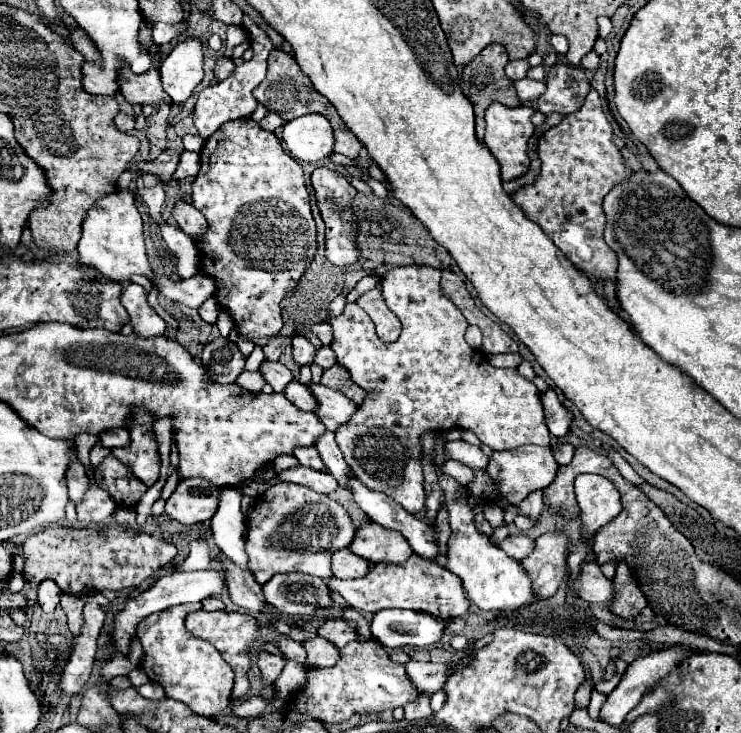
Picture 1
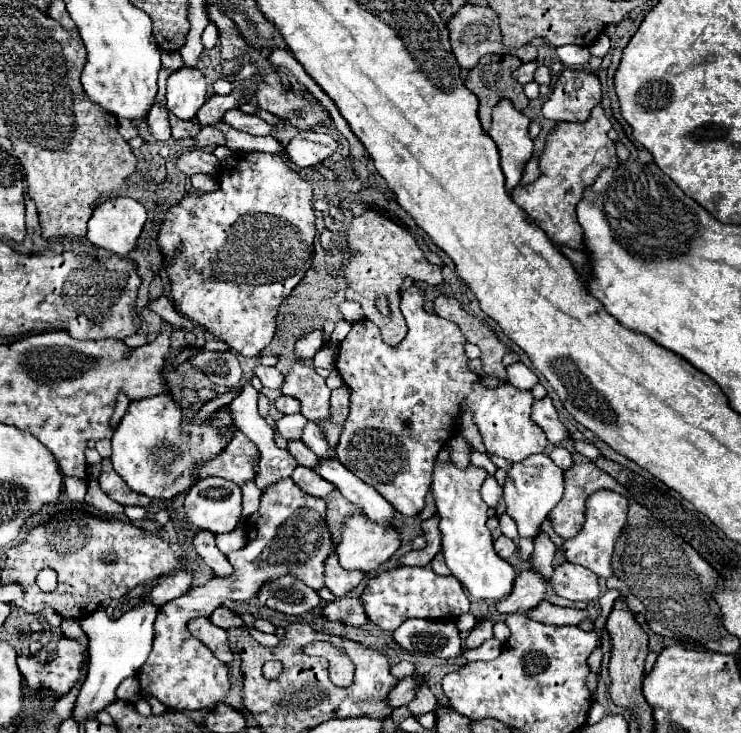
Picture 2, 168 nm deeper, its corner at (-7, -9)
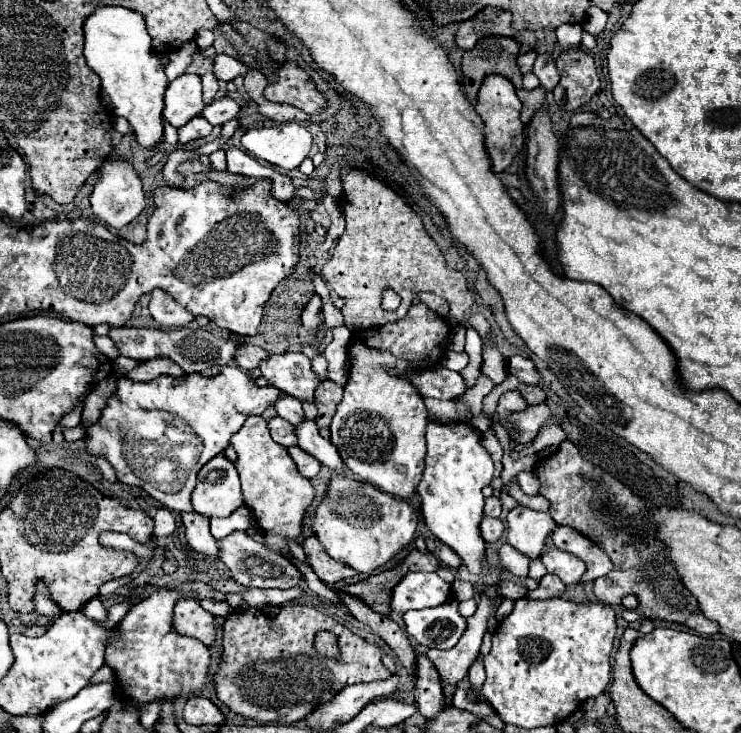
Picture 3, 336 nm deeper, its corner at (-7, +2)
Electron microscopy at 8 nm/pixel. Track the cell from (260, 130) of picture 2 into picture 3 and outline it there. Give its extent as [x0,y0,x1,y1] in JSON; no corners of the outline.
[201,97,241,125]

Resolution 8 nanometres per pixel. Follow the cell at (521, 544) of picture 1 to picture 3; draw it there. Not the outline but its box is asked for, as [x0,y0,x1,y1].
[481,517,505,543]

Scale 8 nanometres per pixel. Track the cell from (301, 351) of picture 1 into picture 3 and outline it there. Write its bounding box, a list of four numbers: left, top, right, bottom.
[301,295,323,333]

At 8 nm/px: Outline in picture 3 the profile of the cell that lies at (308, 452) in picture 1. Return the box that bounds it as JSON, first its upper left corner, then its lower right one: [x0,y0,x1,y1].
[269,417,297,447]

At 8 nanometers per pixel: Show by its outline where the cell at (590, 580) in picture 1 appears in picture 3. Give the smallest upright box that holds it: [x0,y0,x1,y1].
[541,547,587,585]

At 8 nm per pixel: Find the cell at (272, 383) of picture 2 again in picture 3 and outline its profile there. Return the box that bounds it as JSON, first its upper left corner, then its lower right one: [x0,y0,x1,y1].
[235,345,267,371]

